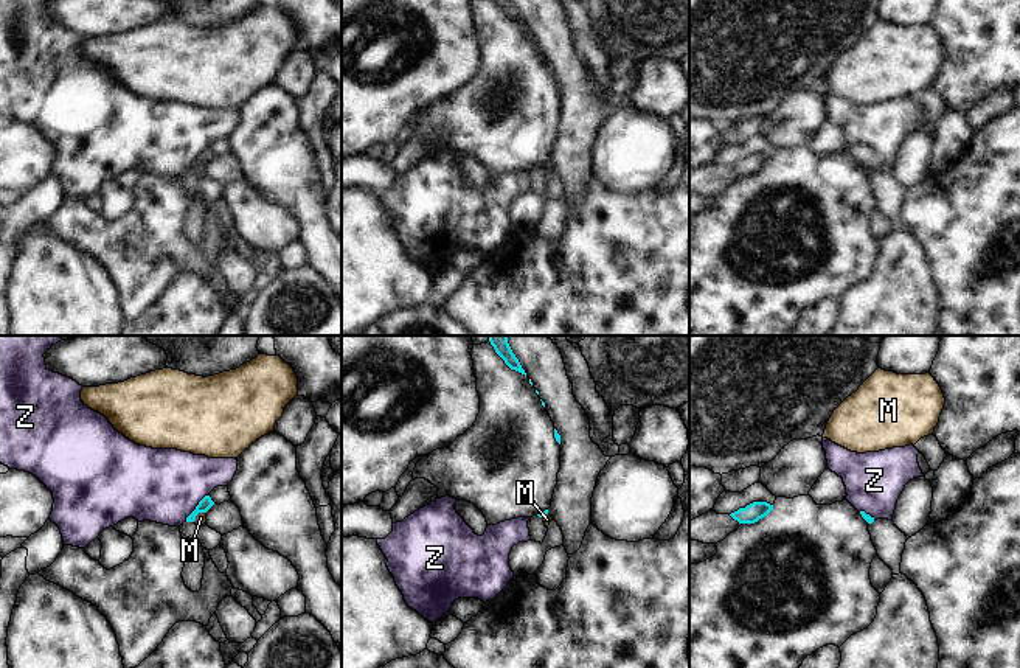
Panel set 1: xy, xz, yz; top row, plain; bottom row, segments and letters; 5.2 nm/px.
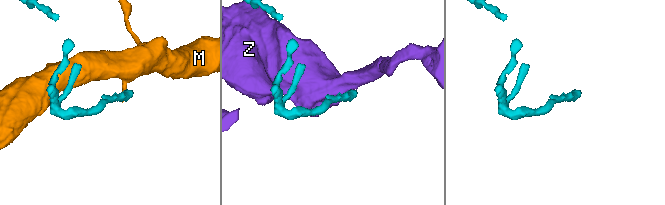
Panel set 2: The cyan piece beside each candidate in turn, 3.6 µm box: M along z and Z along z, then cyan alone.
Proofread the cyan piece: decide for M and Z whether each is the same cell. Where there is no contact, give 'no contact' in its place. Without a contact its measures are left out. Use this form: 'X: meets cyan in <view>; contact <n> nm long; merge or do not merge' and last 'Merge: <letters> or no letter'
M: meets cyan in xy; contact 90 nm long; do not merge
Z: meets cyan in xy; contact 180 nm long; do not merge
Merge: no letter

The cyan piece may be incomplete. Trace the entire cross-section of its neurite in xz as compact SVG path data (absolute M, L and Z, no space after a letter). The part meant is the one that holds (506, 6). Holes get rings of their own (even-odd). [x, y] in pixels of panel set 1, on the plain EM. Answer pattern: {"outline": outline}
{"outline": "M494 0L494 2L511 22L515 22L526 28L525 22L522 20L519 11L515 9L511 0Z"}

